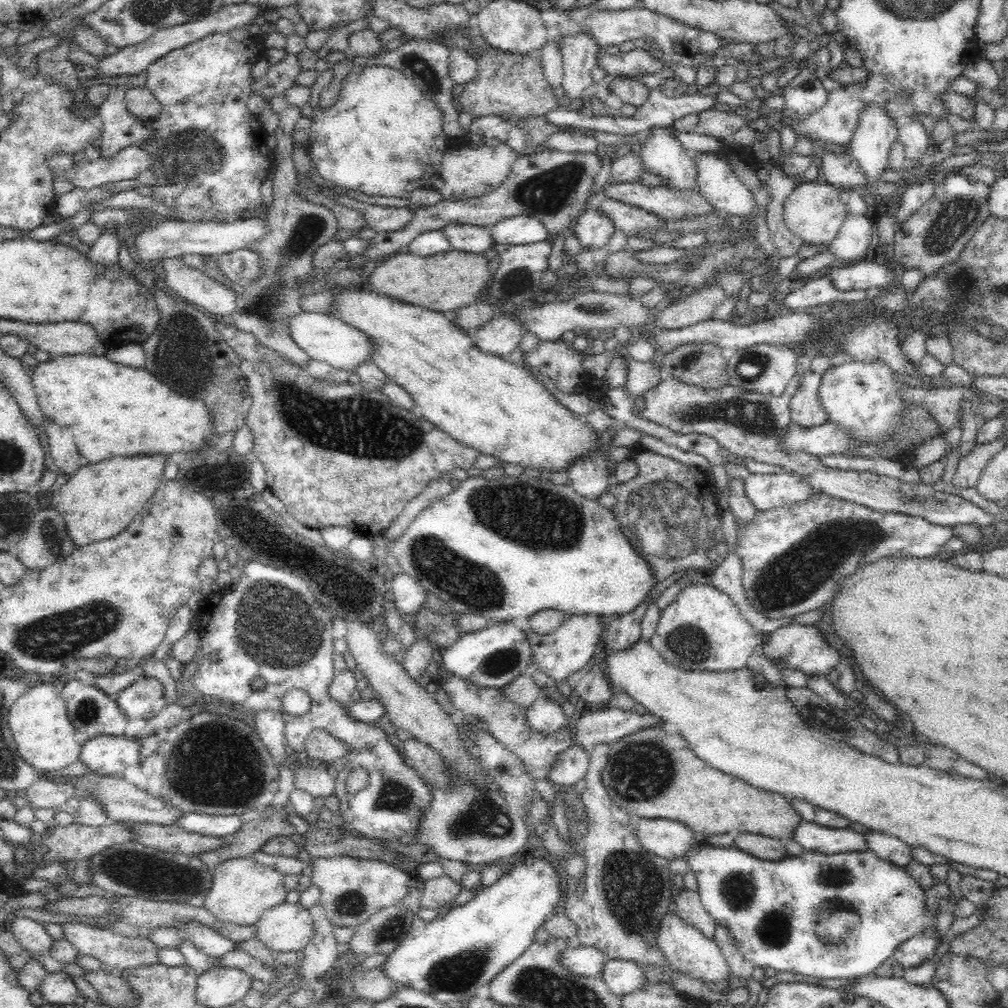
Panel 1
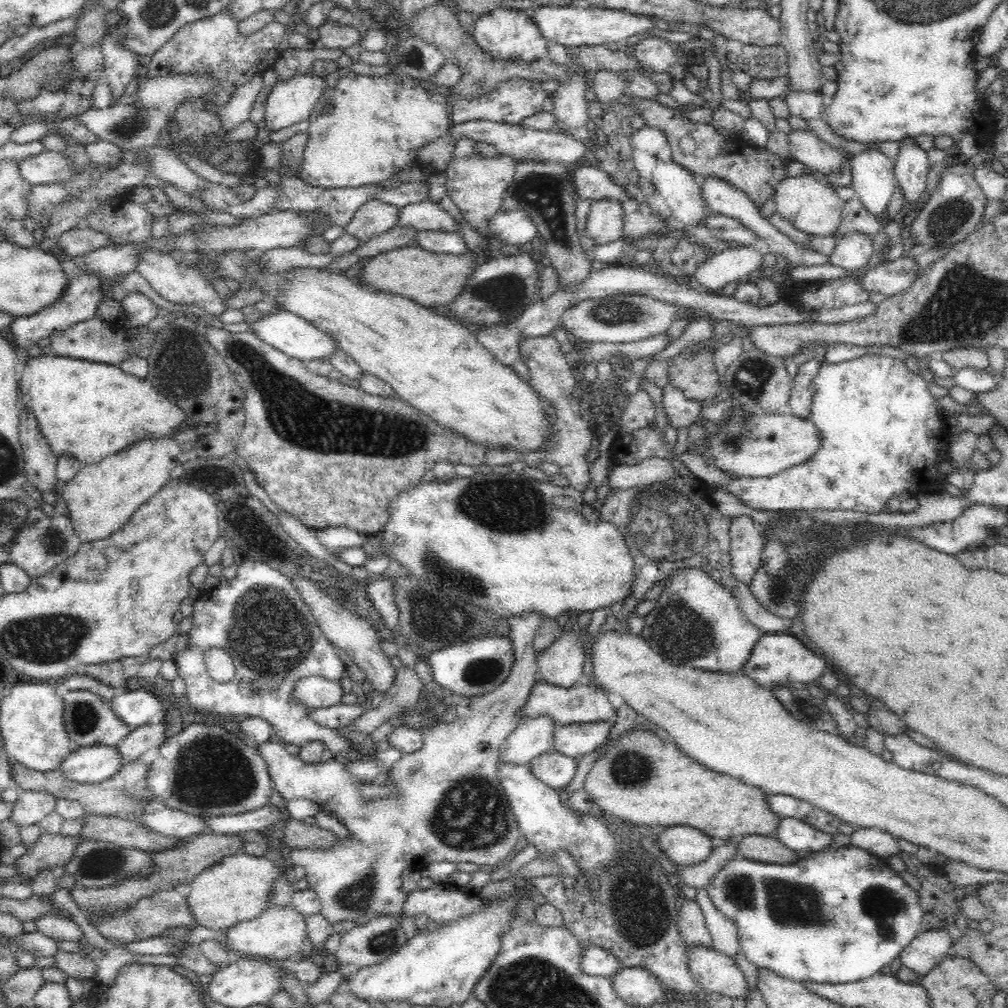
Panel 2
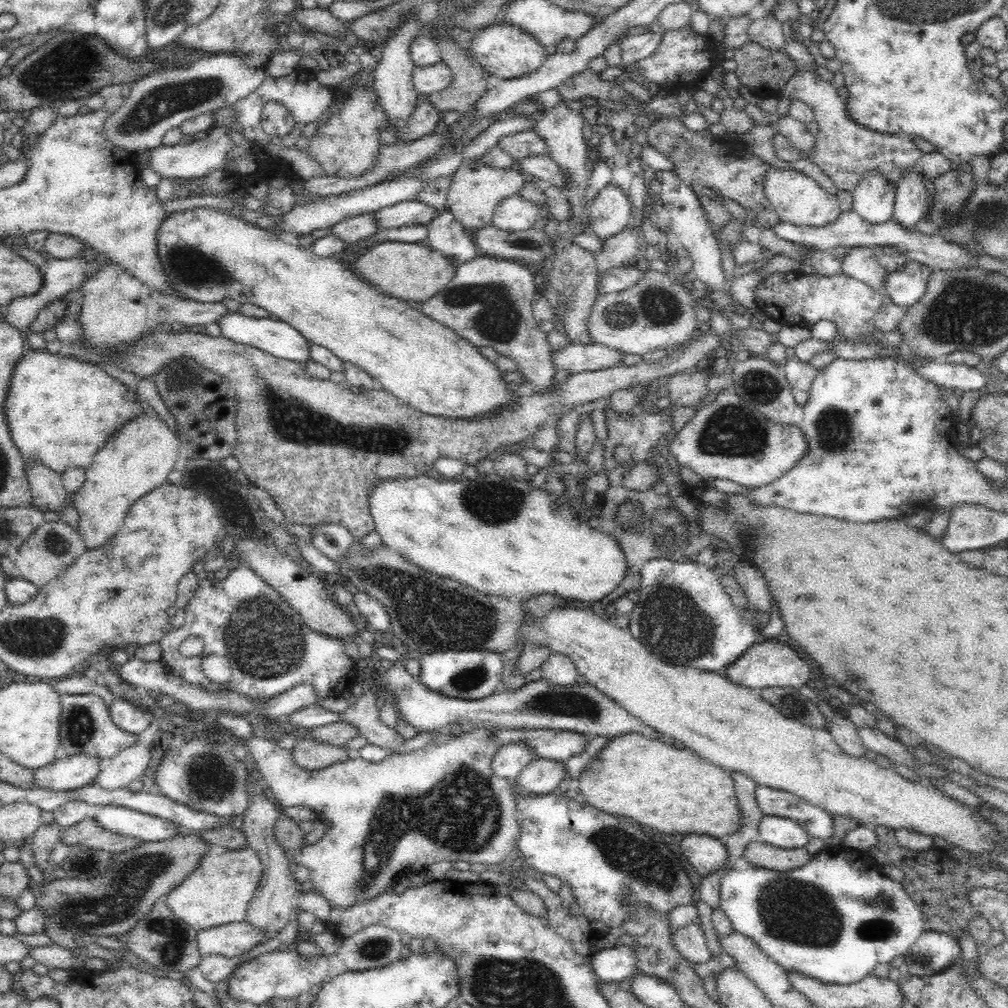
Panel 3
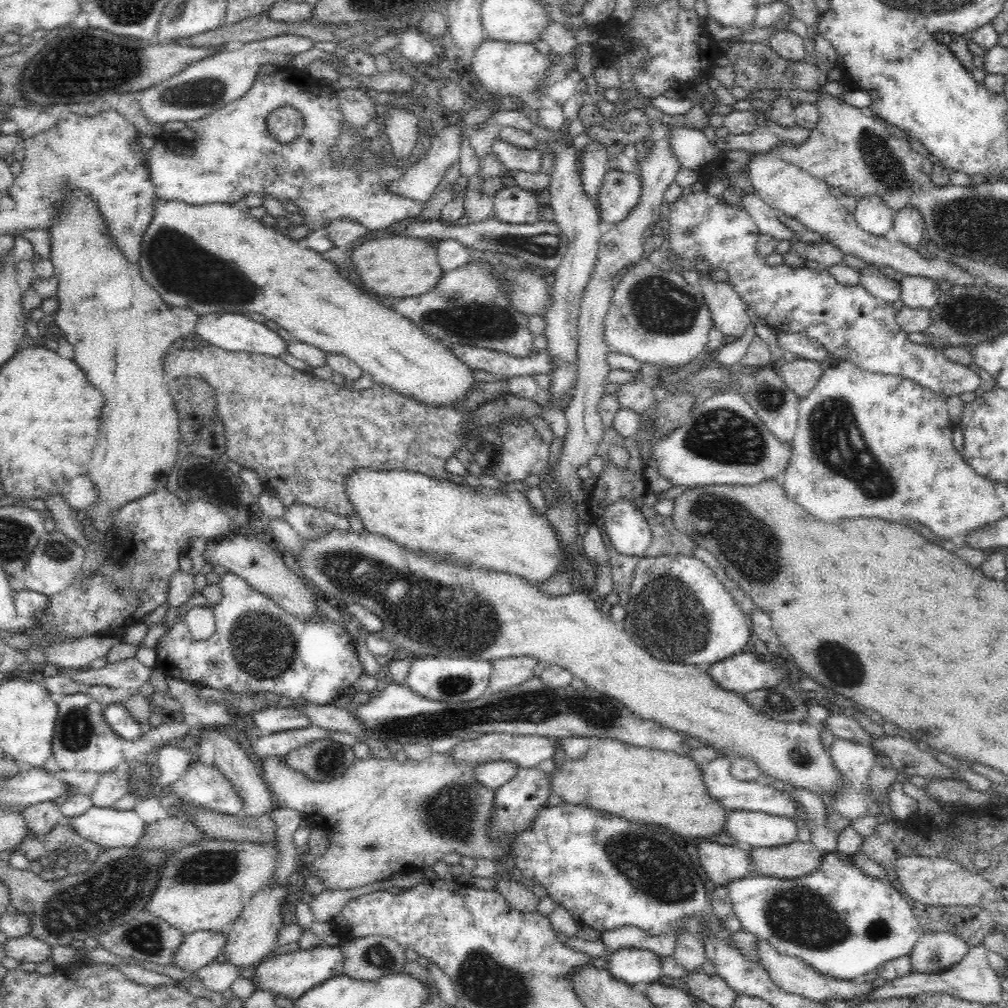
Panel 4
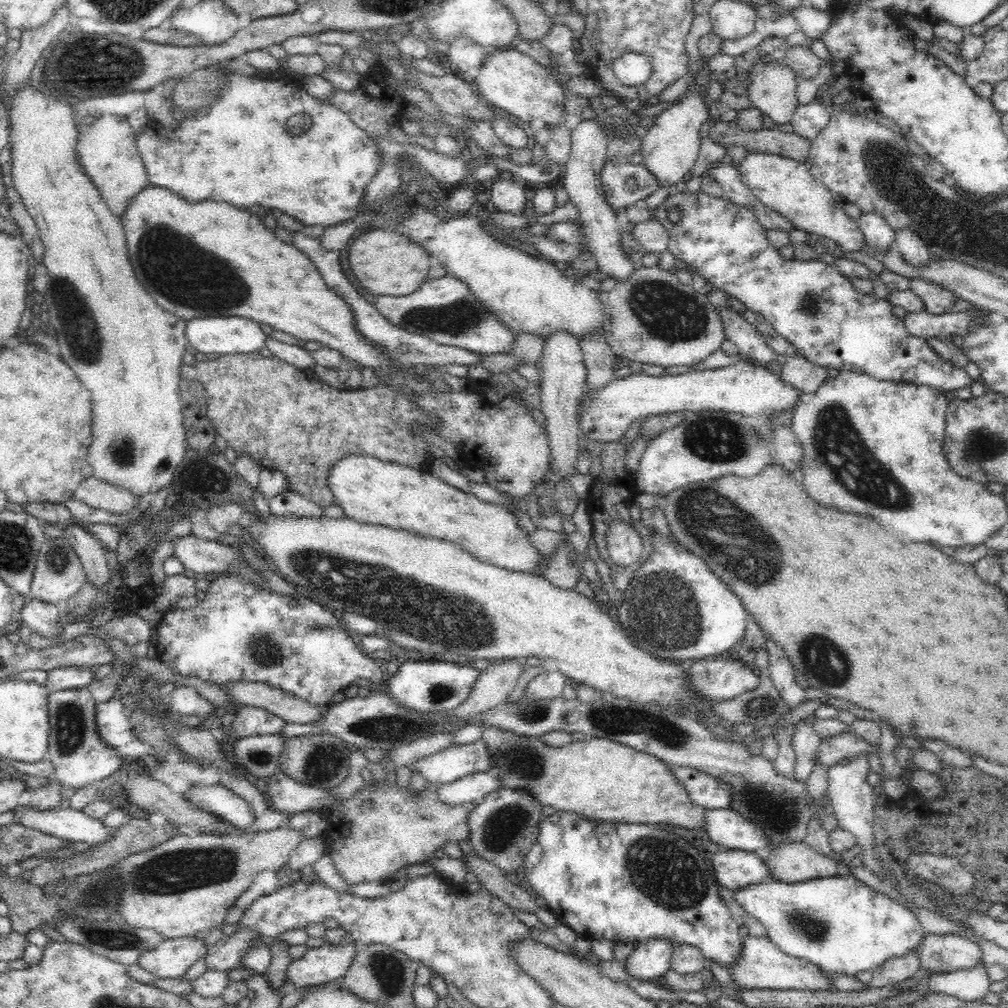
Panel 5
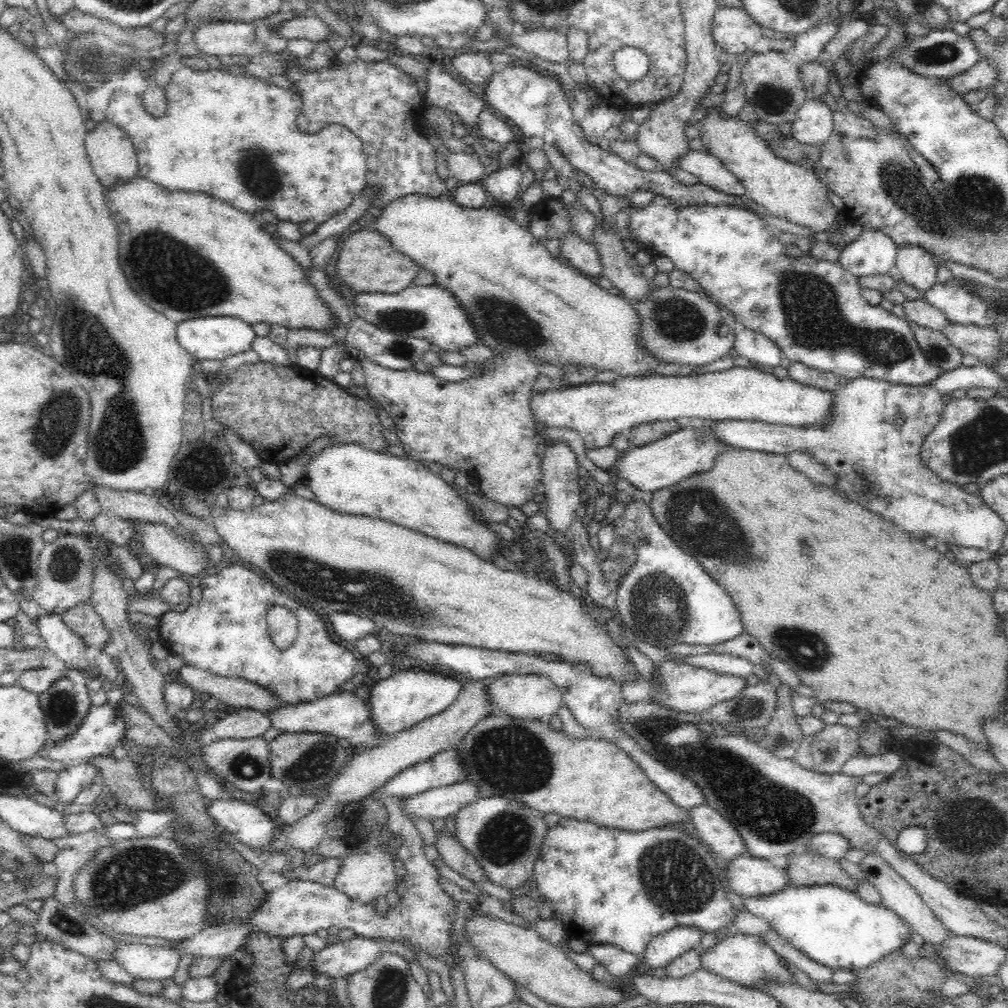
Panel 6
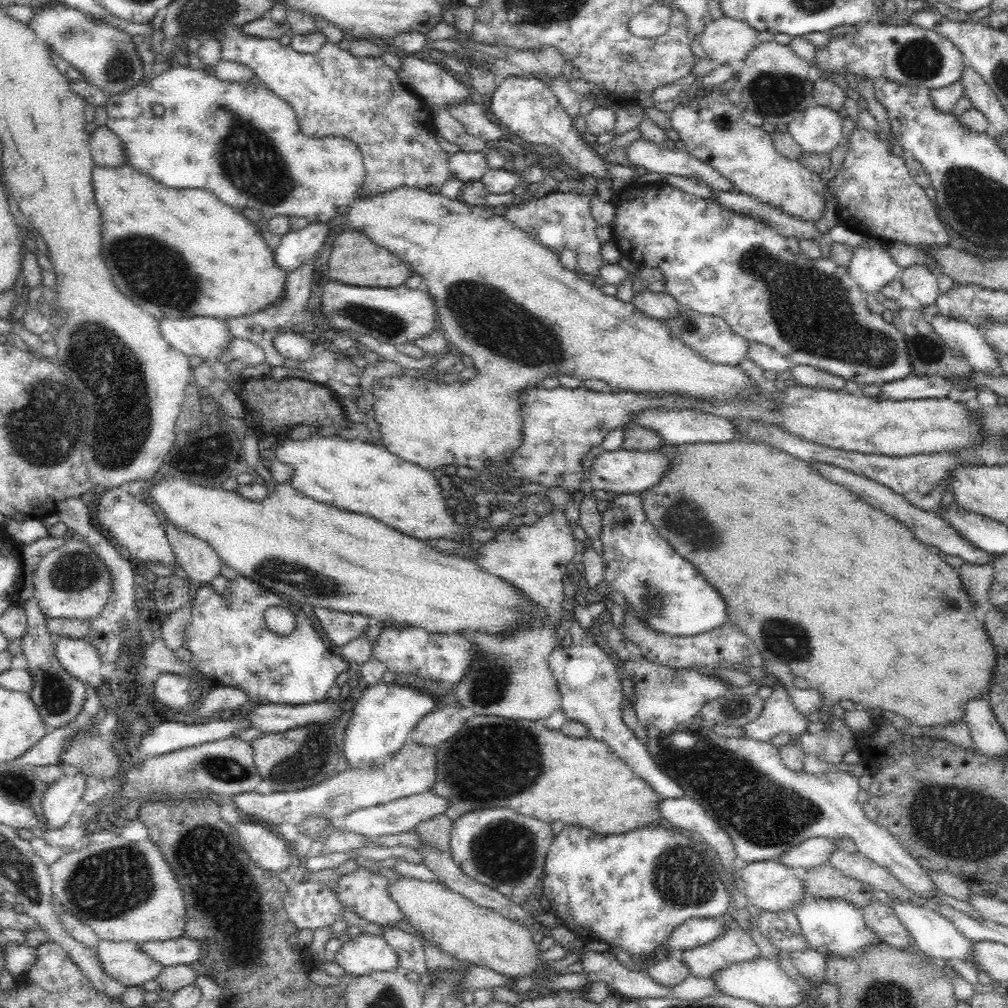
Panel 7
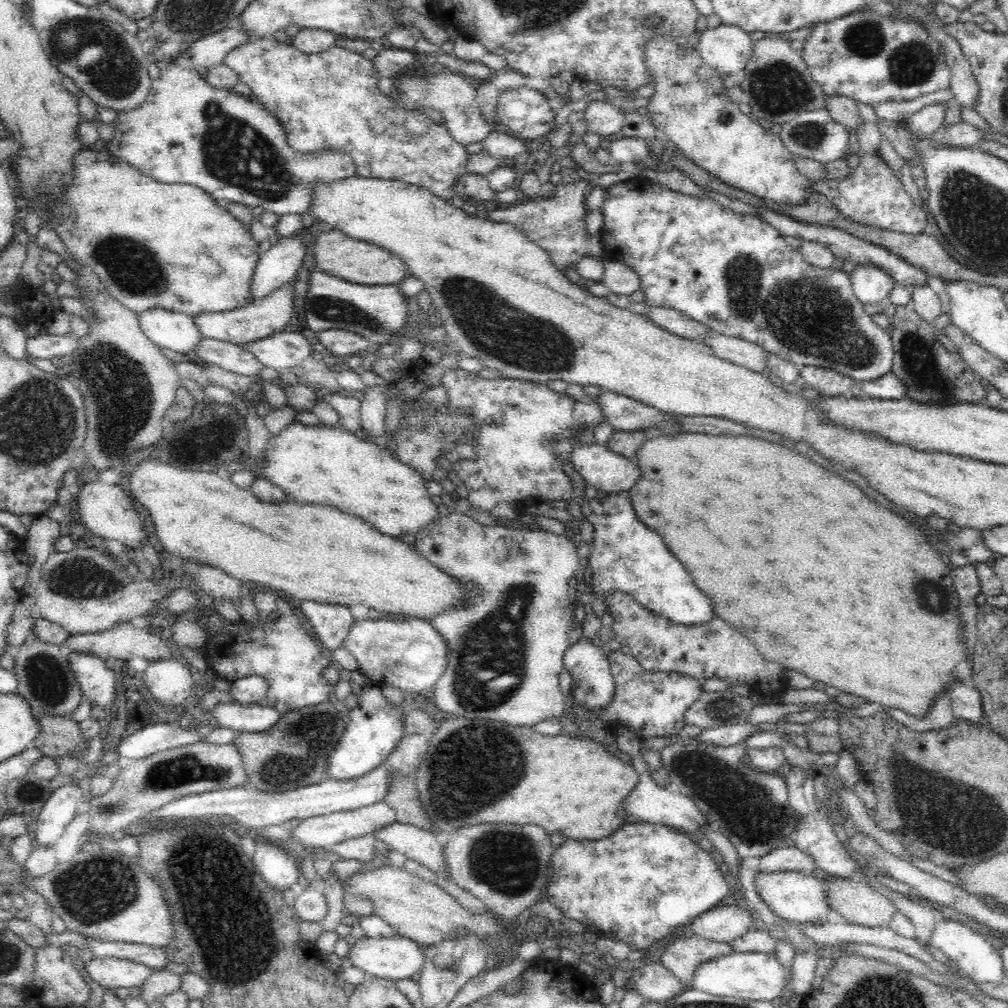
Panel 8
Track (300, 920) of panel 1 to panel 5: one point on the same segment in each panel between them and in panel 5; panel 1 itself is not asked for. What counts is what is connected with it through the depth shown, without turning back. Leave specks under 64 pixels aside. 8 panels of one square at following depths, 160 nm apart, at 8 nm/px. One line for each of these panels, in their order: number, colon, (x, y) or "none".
2: (277, 933)
3: (231, 940)
4: (199, 948)
5: (171, 959)

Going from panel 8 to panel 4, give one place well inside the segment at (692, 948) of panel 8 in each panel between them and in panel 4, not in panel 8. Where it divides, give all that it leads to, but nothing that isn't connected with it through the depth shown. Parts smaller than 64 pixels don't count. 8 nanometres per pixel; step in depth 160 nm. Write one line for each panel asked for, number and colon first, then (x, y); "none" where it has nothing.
4: (792, 975)
5: (761, 965)
6: (744, 959)
7: (704, 961)

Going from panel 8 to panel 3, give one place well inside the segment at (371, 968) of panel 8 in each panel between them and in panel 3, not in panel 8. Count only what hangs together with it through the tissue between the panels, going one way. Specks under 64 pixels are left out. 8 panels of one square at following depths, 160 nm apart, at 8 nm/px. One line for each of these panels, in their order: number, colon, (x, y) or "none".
3: (275, 975)
4: (291, 975)
5: (321, 965)
6: (342, 959)
7: (367, 953)

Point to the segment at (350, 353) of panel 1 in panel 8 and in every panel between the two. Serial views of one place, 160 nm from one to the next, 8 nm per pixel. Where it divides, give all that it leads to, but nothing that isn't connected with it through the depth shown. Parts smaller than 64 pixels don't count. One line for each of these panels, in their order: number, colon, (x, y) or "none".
2: (297, 338)
3: (279, 339)
4: (236, 332)
5: (213, 336)
6: (206, 338)
7: (207, 337)
8: (176, 331)

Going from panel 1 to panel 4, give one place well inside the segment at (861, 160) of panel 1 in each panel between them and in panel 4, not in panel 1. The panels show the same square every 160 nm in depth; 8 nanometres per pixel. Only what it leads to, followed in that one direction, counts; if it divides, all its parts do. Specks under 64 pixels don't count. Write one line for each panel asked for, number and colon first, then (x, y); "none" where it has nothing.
2: (874, 182)
3: (874, 198)
4: (871, 213)

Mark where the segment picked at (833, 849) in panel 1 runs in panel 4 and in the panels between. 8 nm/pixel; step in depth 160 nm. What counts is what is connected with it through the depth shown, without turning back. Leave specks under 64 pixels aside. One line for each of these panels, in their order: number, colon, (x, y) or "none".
2: (795, 834)
3: (781, 832)
4: (758, 829)

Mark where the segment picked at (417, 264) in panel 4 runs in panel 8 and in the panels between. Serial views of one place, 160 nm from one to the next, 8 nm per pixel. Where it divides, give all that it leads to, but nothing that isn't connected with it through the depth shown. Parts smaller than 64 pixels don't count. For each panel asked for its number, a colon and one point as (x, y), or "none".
5: (388, 264)
6: (366, 261)
7: (355, 259)
8: (361, 262)

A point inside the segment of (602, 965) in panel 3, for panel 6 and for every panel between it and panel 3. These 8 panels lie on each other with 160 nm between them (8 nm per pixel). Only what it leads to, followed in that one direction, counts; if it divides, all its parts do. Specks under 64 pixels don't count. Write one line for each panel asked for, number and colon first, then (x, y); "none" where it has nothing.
4: (632, 966)
5: (650, 960)
6: (663, 949)

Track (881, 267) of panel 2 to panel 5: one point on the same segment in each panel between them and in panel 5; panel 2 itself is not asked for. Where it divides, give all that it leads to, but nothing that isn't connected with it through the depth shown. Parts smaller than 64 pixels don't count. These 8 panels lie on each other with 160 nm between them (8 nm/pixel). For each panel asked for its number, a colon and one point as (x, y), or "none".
3: (905, 286)
4: (916, 292)
5: (937, 300)

